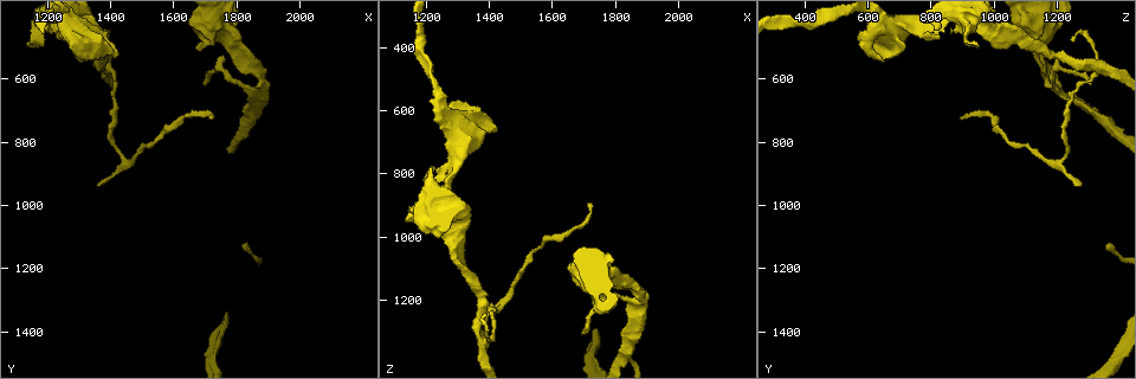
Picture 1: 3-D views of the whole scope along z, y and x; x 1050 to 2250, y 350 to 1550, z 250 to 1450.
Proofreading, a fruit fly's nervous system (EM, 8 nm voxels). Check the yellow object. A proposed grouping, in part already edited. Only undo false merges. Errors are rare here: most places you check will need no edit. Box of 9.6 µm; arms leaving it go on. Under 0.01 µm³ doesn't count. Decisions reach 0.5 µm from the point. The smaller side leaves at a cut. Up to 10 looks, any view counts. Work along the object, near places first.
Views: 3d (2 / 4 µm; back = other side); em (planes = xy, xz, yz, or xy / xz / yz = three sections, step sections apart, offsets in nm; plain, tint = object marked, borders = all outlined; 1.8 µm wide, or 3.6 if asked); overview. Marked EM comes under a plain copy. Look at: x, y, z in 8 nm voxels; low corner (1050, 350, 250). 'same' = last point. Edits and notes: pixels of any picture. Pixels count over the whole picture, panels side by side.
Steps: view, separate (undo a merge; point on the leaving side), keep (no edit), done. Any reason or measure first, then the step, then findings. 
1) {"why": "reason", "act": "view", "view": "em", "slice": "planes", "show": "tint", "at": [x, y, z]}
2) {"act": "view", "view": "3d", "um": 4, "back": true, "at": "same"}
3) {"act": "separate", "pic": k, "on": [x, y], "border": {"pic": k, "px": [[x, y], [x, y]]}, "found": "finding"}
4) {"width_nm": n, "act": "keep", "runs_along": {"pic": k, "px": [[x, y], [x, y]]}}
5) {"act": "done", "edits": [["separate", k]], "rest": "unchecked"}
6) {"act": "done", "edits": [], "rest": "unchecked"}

{"why": "abrupt turn", "act": "view", "view": "3d", "um": 2, "at": [1380, 570, 1330]}

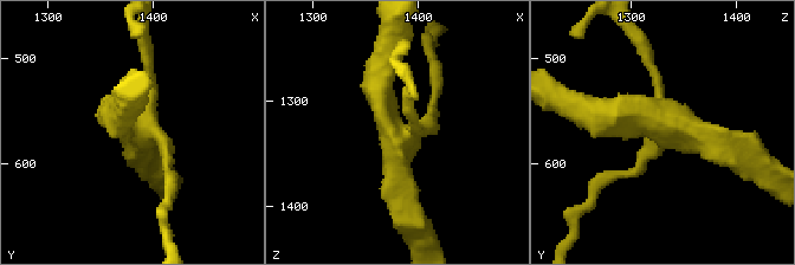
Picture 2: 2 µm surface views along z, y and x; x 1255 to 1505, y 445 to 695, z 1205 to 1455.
{"act": "view", "view": "em", "slice": "planes", "show": "tint", "at": [1384, 562, 1336]}

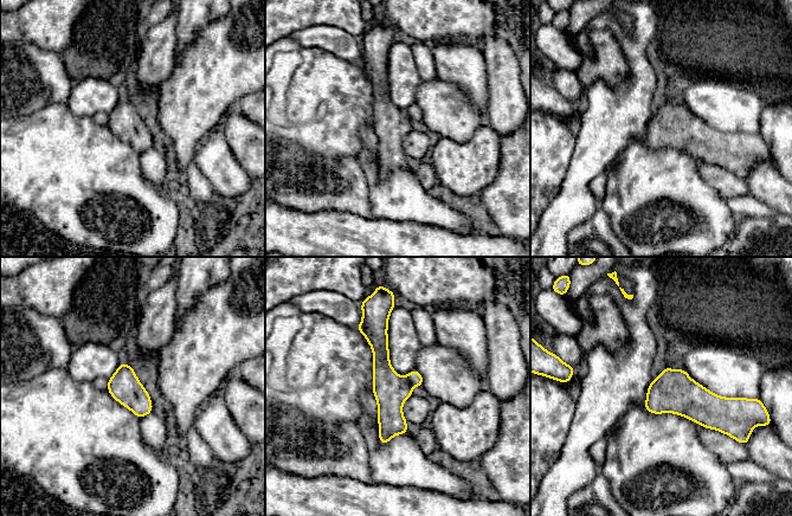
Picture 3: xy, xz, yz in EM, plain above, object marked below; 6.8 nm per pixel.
{"act": "separate", "pic": 3, "on": [414, 378], "border": {"pic": 3, "px": [[404, 378], [412, 386]]}, "found": "a second cell is stuck on"}

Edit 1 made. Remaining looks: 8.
{"why": "see it whole again", "act": "view", "view": "overview"}

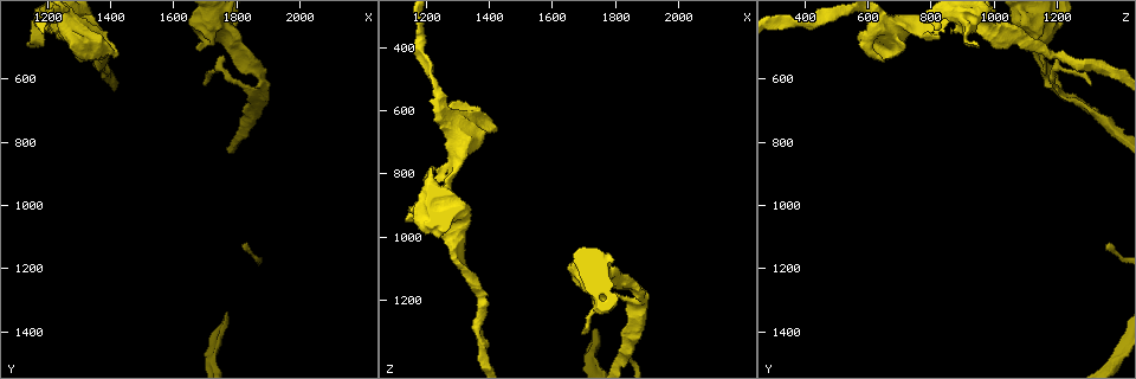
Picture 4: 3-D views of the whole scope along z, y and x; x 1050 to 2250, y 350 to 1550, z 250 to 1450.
{"why": "abrupt turn", "act": "view", "view": "3d", "um": 2, "back": true, "at": [1790, 540, 1150]}

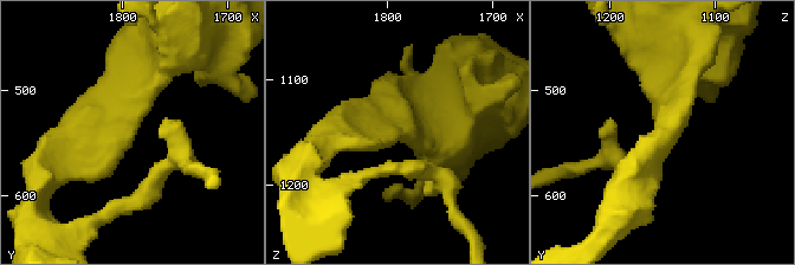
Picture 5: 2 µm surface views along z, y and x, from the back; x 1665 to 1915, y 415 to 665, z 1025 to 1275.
{"why": "need the tissue", "act": "view", "view": "em", "slice": "yz", "step": 16, "show": "tint", "at": [1798, 546, 1156]}

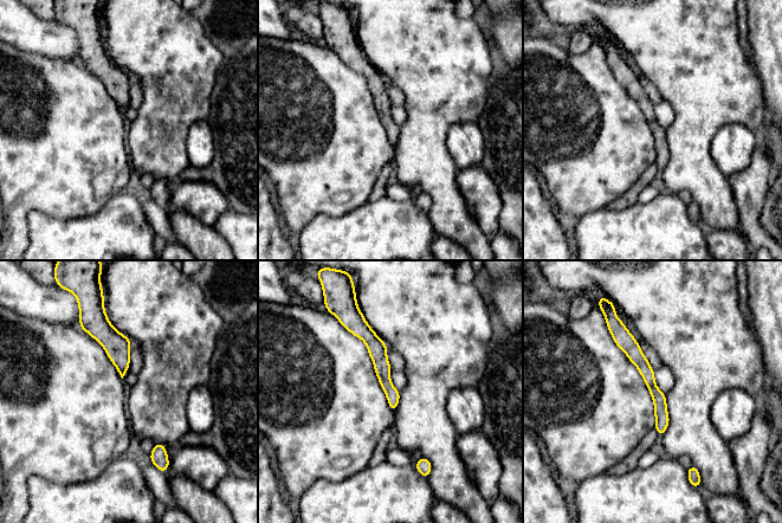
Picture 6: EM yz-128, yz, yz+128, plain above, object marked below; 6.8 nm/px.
{"act": "view", "view": "em", "slice": "planes", "show": "tint", "at": "same"}

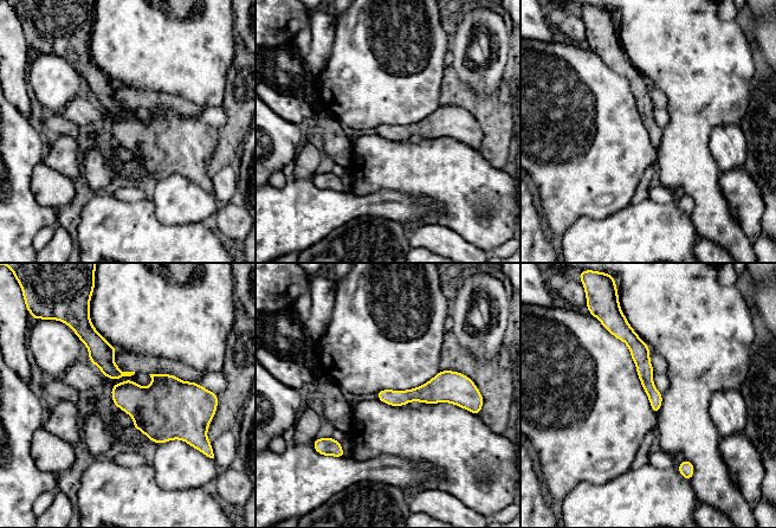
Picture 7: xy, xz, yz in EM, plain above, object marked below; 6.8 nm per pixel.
{"width_nm": 100, "act": "keep", "runs_along": {"pic": 7, "px": [[628, 329], [640, 352], [655, 409]]}, "found": "continuous, no second cell"}

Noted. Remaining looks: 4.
{"why": "abrupt turn", "act": "view", "view": "em", "slice": "yz", "step": 8, "show": "tint", "at": [1190, 430, 910]}

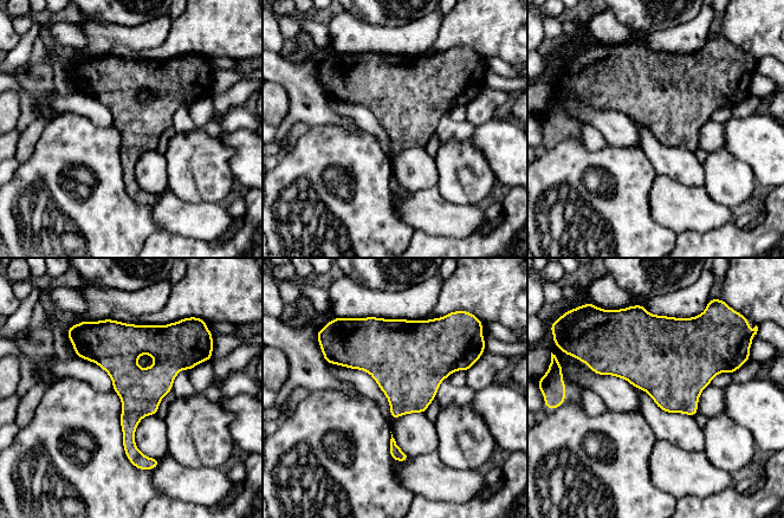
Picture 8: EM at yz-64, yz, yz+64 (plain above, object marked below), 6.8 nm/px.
{"width_nm": 300, "act": "keep", "runs_along": {"pic": 8, "px": [[110, 323], [129, 380], [129, 447], [141, 460]]}, "found": "all the same cell"}

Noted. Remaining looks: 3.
{"why": "sharp bend", "act": "view", "view": "em", "um": 3.6, "slice": "yz", "step": 16, "show": "tint", "at": [1290, 440, 650]}

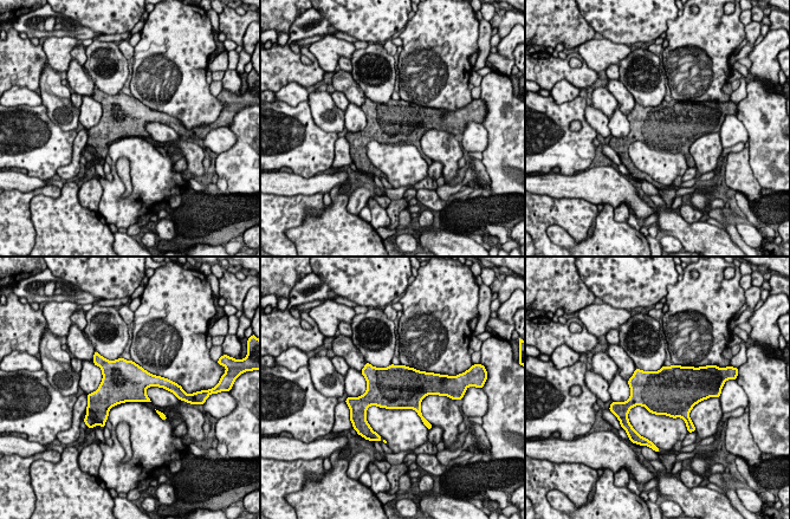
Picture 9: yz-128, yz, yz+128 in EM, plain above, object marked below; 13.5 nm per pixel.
{"act": "view", "view": "em", "um": 3.6, "slice": "planes", "show": "tint", "at": "same"}

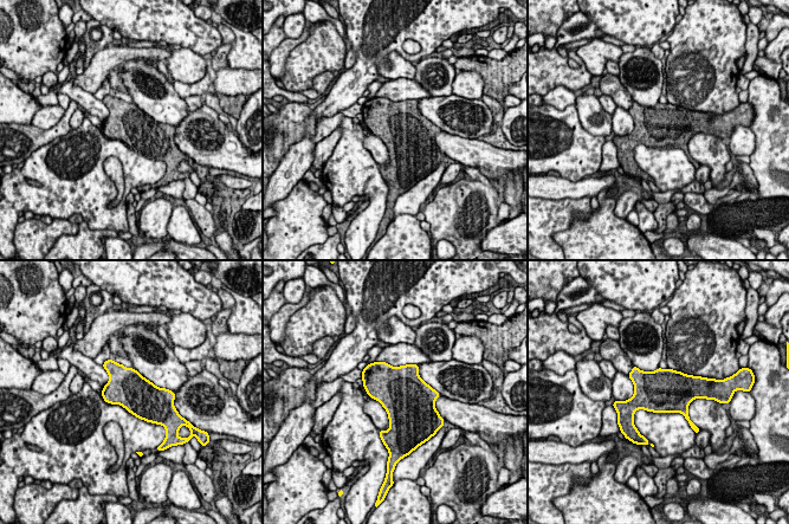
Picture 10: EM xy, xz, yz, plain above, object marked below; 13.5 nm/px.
{"act": "keep", "found": "all the same cell"}

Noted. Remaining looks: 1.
{"act": "done", "edits": [["separate", 3]], "rest": "unchecked"}

